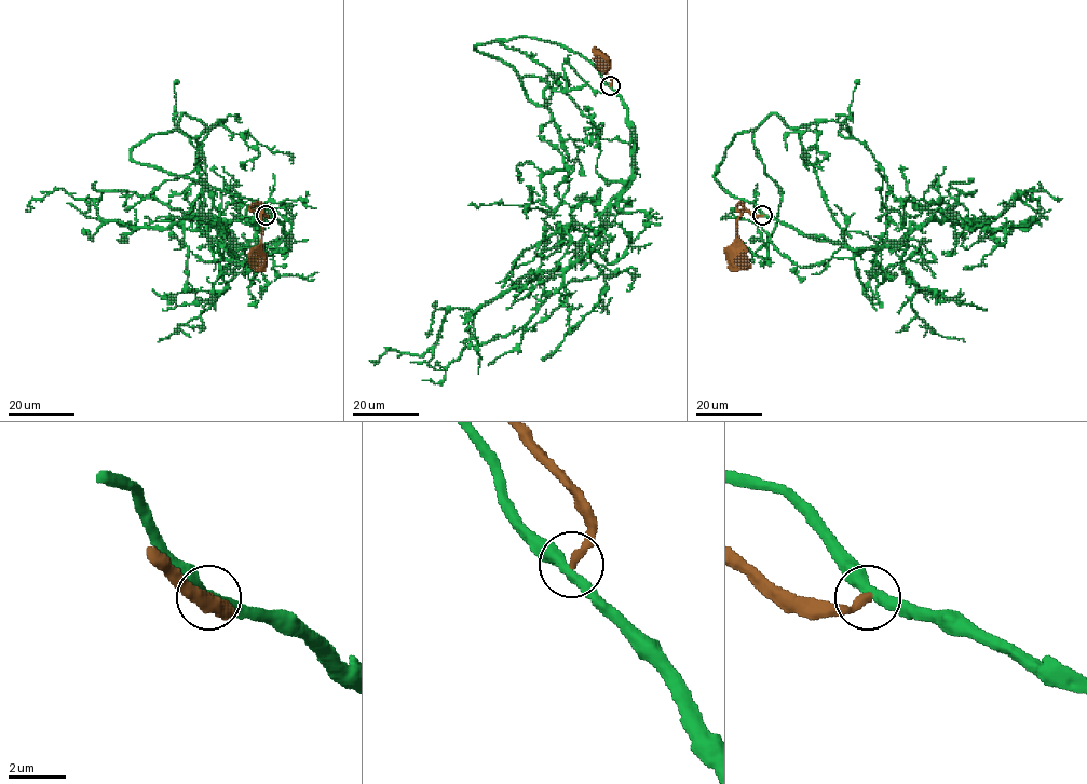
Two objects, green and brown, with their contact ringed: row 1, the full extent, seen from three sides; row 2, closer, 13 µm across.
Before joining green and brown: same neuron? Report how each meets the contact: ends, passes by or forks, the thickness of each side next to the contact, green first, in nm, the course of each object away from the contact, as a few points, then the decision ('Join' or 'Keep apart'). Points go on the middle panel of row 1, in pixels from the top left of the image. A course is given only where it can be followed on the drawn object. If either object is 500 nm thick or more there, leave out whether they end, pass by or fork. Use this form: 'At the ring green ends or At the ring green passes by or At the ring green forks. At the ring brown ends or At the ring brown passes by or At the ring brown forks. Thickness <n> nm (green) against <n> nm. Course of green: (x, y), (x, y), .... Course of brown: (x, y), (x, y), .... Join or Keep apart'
At the ring green passes by. At the ring brown ends. Thickness 360 nm (green) against 280 nm. Course of green: (610, 85), (546, 40), (474, 46), (552, 113), (569, 156), (541, 178), (551, 208), (527, 210), (539, 196). Course of brown: (610, 85), (611, 78), (594, 59), (605, 65), (606, 58), (606, 64). Keep apart

